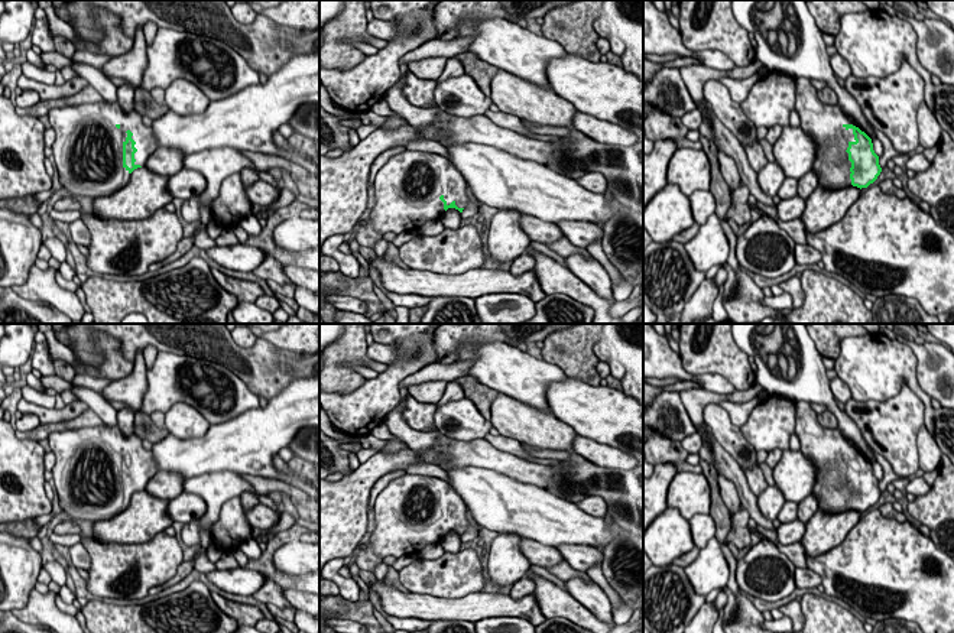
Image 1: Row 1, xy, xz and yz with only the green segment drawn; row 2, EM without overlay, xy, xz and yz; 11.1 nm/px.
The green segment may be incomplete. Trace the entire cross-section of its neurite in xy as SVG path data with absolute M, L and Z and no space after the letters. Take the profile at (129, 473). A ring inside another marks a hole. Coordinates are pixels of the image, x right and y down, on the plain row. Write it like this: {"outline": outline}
{"outline": "M88 426L56 431L48 436L55 454L52 478L62 512L71 520L108 520L127 509L130 497L146 488L158 473L153 452L136 435L124 436L119 426Z"}

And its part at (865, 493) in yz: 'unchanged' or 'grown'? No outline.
grown

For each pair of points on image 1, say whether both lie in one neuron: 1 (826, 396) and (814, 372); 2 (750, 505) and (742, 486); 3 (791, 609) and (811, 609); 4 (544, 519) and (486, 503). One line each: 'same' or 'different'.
1: same
2: same
3: different
4: same

